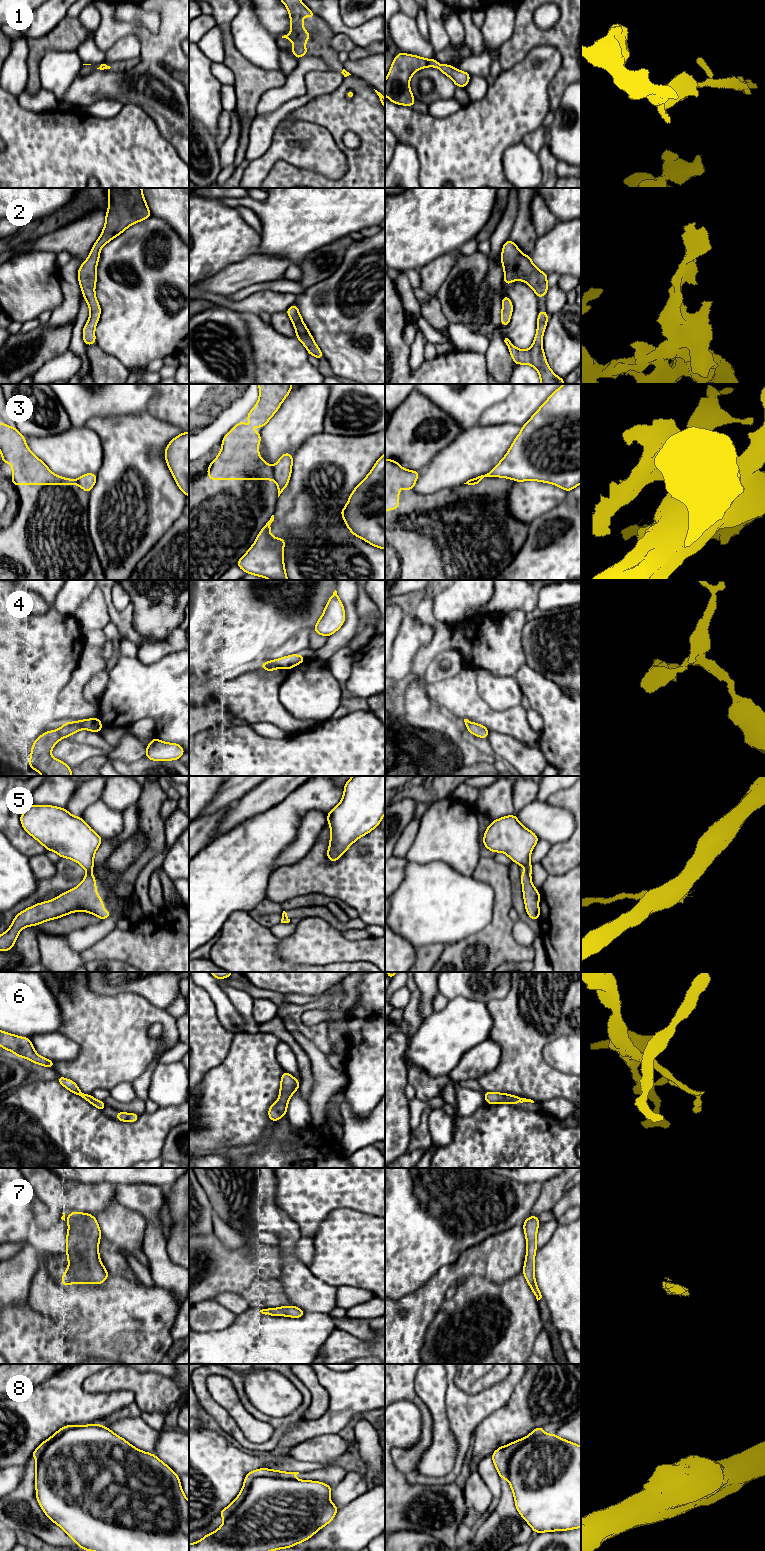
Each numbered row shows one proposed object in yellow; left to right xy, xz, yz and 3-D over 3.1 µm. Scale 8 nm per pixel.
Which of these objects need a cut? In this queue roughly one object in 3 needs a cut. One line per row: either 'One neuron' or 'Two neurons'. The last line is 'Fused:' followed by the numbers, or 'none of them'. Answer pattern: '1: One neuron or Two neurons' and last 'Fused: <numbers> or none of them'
1: One neuron
2: One neuron
3: Two neurons
4: Two neurons
5: Two neurons
6: One neuron
7: One neuron
8: Two neurons
Fused: 3, 4, 5, 8

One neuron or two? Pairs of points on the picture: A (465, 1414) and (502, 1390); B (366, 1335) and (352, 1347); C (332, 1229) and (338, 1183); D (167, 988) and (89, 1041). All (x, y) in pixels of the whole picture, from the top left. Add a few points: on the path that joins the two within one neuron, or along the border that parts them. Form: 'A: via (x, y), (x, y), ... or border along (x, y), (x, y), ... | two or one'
A: via (474, 1408), (493, 1398) | one
B: border along (340, 1328), (360, 1339), (374, 1341) | two
C: border along (358, 1210), (336, 1208), (327, 1215), (319, 1227) | two
D: border along (127, 992), (141, 995), (152, 1004), (165, 1010) | two

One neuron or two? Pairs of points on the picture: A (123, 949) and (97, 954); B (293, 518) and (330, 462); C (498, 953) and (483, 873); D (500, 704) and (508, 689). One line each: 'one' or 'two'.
A: one
B: one
C: one
D: one

